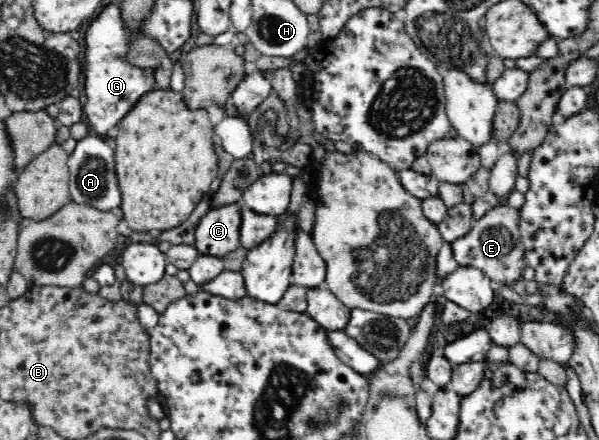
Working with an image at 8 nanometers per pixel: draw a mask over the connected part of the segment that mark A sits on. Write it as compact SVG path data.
M87 135L77 141L67 161L70 171L69 189L73 202L89 205L101 211L113 211L121 205L121 191L117 185L113 155L115 153L107 145L104 137Z

